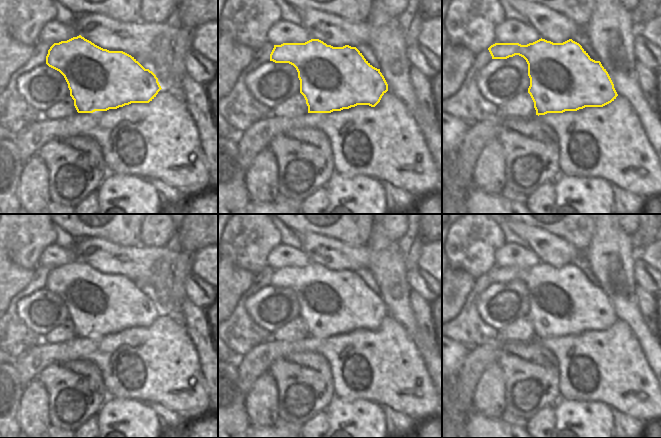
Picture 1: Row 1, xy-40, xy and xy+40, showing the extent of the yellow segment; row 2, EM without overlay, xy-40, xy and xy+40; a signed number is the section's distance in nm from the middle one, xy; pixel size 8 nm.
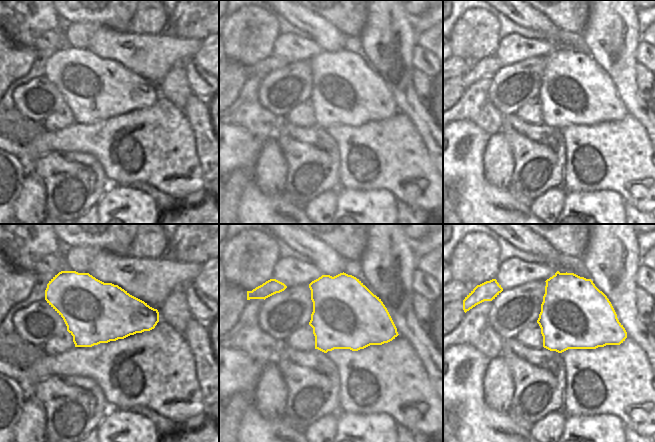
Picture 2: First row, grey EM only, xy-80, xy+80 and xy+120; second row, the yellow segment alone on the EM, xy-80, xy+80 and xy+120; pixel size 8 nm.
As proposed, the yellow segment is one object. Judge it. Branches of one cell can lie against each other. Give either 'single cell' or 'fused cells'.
single cell

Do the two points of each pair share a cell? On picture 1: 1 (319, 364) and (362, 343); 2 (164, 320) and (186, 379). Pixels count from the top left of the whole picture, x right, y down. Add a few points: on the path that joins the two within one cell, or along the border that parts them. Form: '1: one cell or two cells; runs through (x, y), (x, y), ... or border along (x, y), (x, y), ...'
1: two cells; border along (306, 350), (318, 352), (327, 360), (332, 383)
2: one cell; runs through (165, 335), (165, 358), (171, 364)

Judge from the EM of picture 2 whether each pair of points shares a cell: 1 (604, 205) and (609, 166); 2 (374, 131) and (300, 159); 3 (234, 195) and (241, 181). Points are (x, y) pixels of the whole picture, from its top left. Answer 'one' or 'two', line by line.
1: two
2: two
3: one

